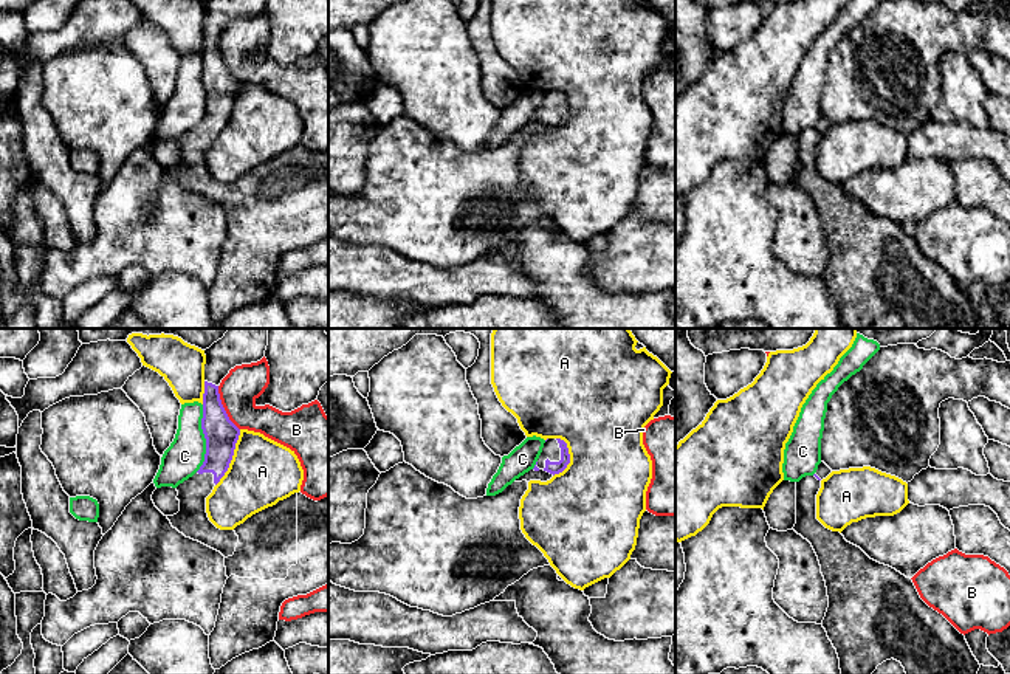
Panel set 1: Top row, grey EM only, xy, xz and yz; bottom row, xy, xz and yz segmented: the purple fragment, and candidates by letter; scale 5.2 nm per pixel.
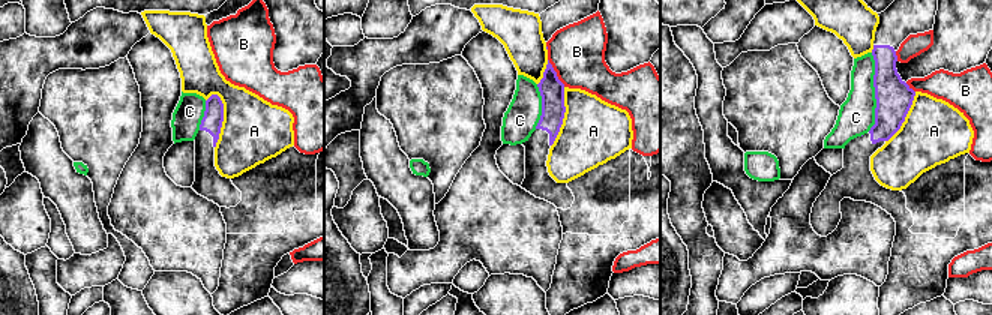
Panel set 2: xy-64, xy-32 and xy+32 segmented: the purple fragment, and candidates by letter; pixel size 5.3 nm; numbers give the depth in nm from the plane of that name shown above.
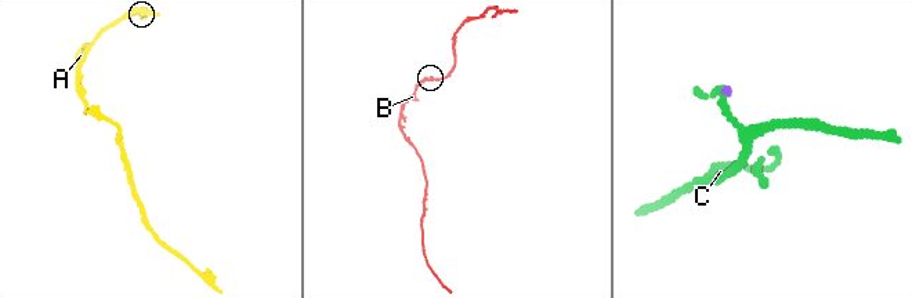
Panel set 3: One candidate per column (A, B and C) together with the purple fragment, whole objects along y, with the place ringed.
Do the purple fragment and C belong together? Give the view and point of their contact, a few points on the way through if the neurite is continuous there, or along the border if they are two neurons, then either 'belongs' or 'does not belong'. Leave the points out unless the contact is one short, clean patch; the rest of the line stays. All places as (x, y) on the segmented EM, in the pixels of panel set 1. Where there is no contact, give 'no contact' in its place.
xy (205, 437) | does not belong

